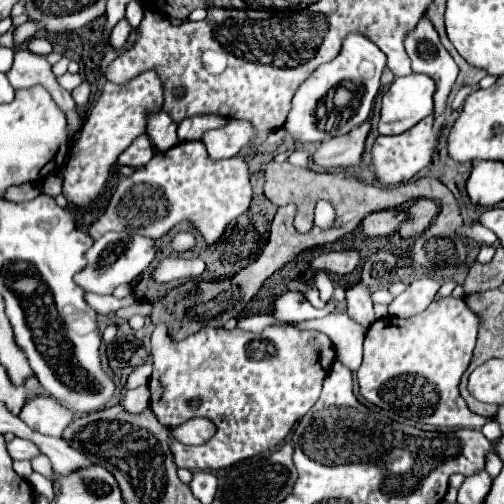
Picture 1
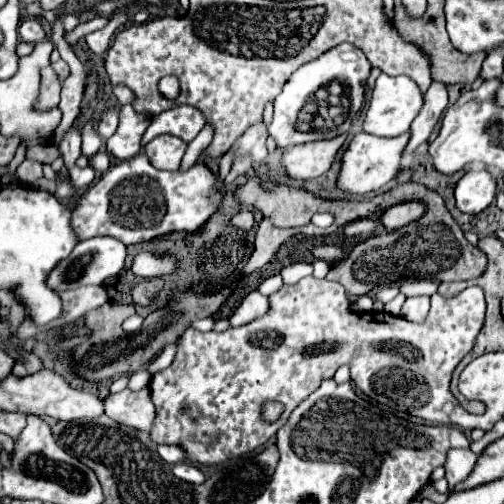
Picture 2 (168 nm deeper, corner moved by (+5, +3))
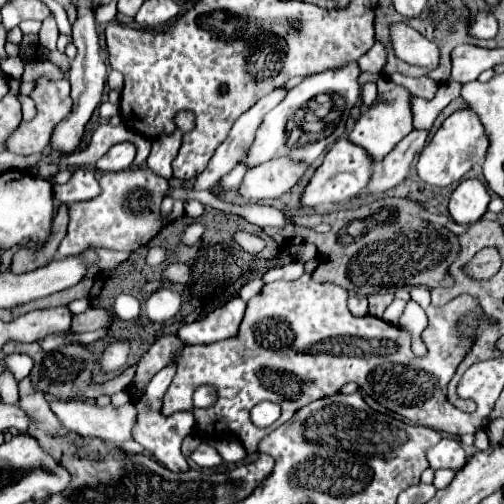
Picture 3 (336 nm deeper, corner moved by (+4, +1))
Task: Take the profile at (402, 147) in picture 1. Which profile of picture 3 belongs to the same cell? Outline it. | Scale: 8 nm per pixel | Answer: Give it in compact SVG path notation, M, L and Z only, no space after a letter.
M345 137L337 139L325 153L323 163L315 169L307 187L303 189L303 193L299 197L301 207L315 207L321 203L339 203L339 201L355 197L357 193L361 193L365 189L365 185L371 177L371 167L373 167L373 161L361 147L353 145Z

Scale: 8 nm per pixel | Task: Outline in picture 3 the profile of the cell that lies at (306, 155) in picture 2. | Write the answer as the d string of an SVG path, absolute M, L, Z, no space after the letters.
M273 159L253 167L245 173L239 195L245 203L257 203L267 199L277 199L285 191L289 191L301 179L307 165L295 165L289 159Z

